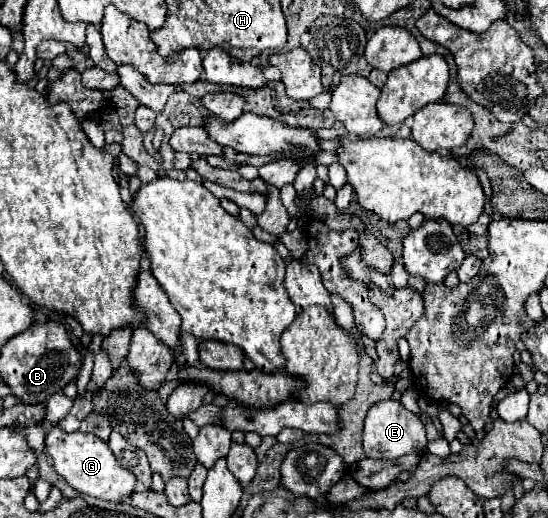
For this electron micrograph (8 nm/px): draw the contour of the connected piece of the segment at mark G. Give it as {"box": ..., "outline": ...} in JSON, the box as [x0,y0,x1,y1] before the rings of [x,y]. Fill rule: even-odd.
{"box":[45,425,135,501],"outline":[[[55,425],[49,433],[45,433],[45,451],[51,455],[55,471],[83,495],[91,495],[105,501],[121,501],[123,497],[129,497],[135,491],[135,477],[117,463],[109,445],[93,433],[65,433]]]}

